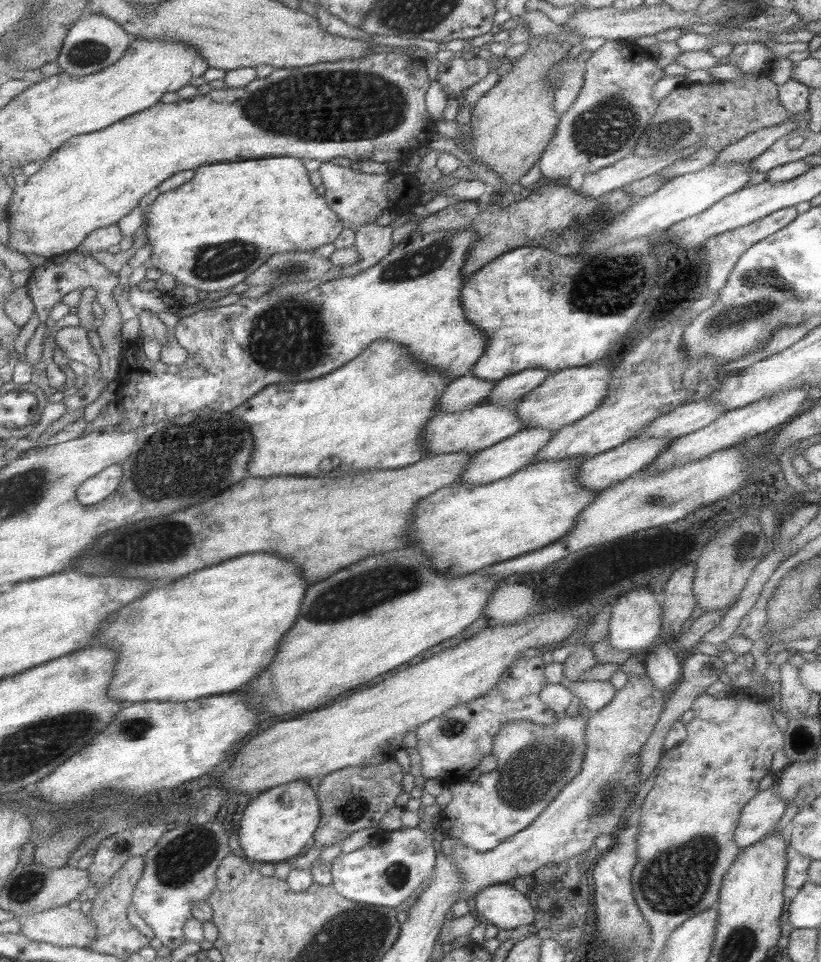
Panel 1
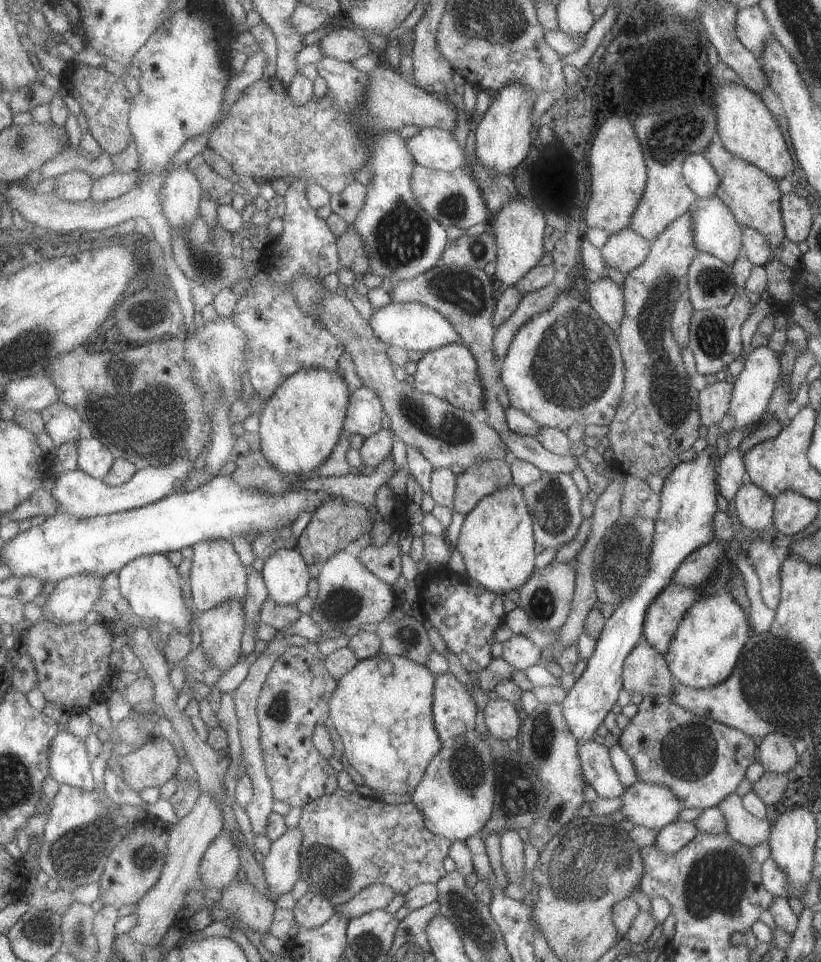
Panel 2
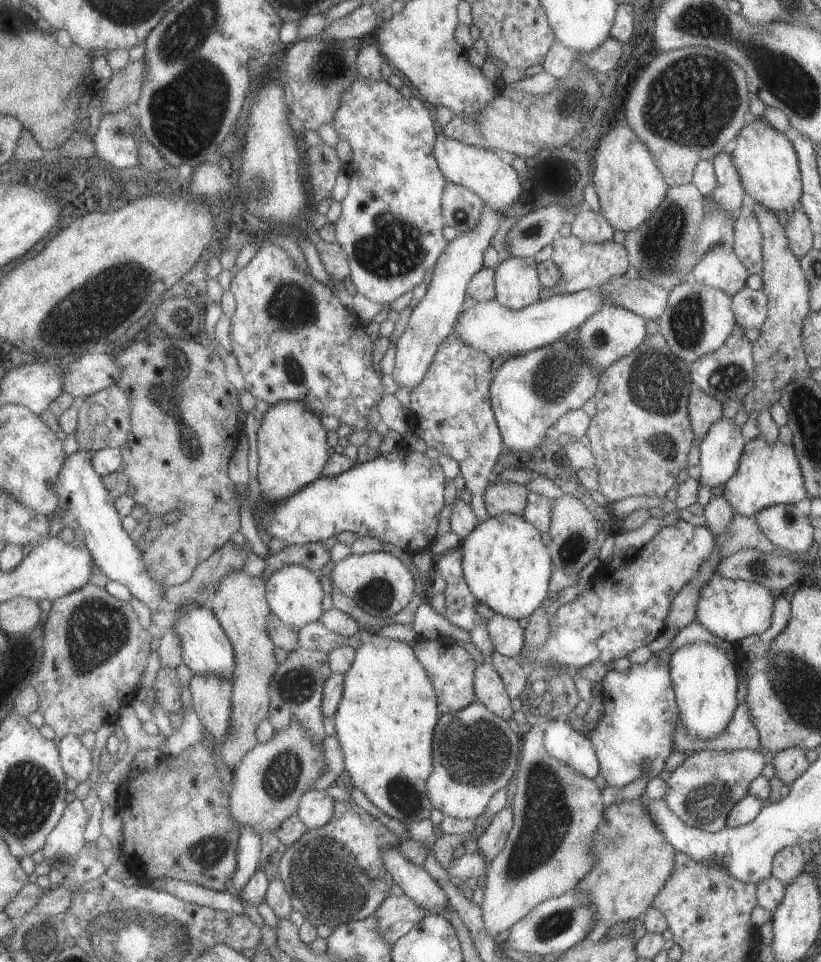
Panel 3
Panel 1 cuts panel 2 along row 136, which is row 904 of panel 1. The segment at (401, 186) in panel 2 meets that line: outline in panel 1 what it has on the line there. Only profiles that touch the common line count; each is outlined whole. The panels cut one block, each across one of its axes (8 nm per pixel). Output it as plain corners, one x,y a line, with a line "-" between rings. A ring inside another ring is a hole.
416,827
400,828
392,832
377,830
370,843
350,853
341,853
331,862
334,878
332,883
349,900
375,906
397,908
405,900
409,900
415,894
415,890
432,876
439,853
440,846
433,838
432,829
425,831

